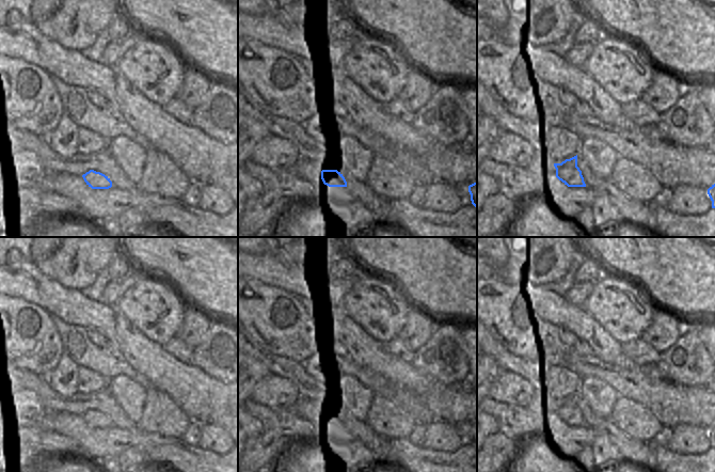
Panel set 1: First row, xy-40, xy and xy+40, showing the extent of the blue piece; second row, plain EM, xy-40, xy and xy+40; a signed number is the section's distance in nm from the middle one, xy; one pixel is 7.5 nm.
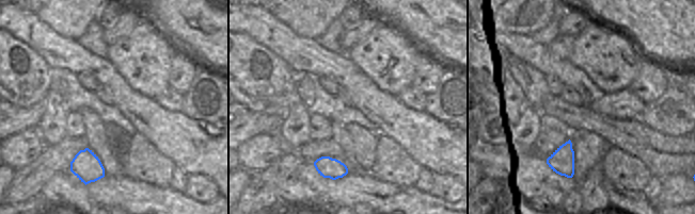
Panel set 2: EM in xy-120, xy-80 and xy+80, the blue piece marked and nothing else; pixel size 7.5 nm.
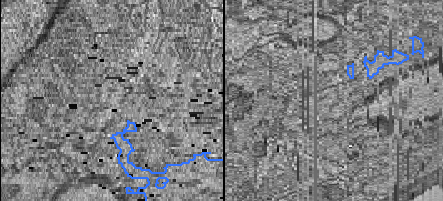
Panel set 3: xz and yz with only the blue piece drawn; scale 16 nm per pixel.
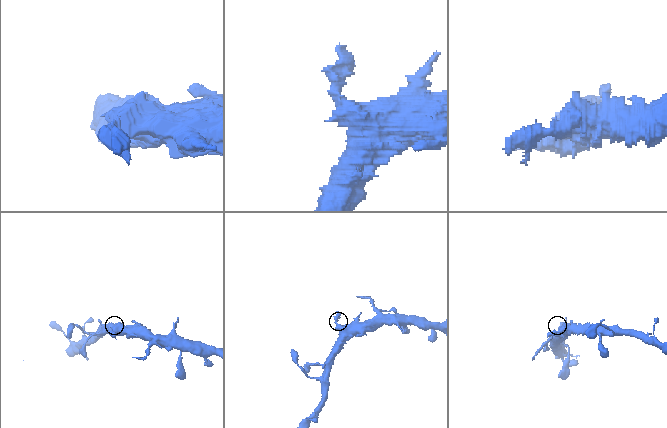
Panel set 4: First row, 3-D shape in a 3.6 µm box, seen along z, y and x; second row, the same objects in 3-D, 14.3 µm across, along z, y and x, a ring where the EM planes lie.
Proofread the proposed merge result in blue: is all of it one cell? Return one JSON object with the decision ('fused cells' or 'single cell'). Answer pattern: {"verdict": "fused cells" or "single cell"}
{"verdict": "single cell"}

